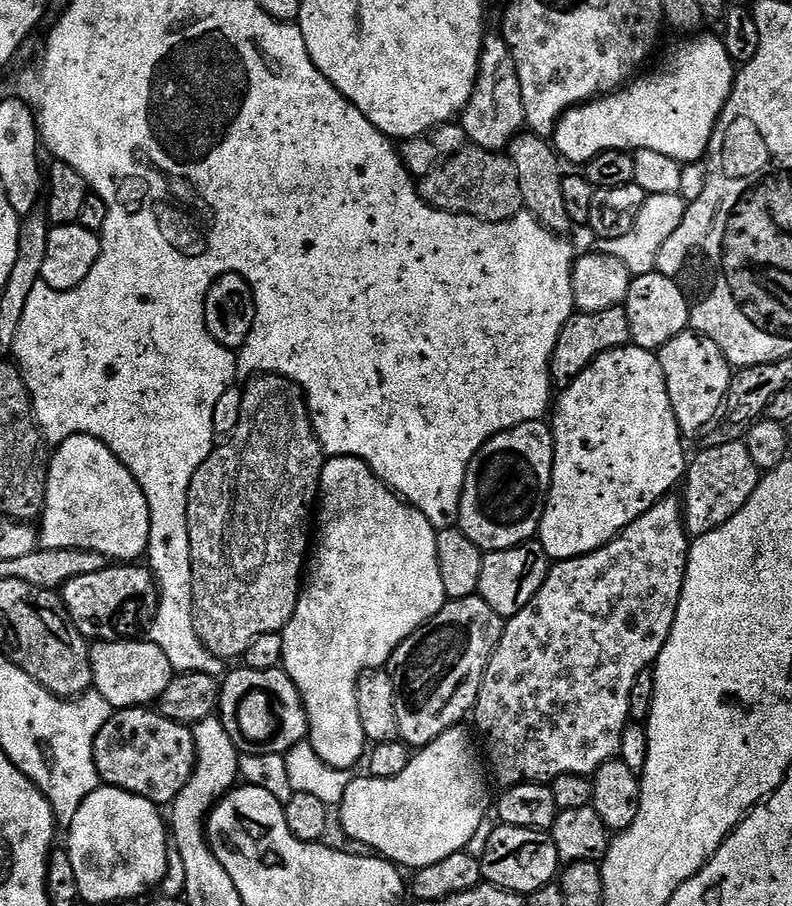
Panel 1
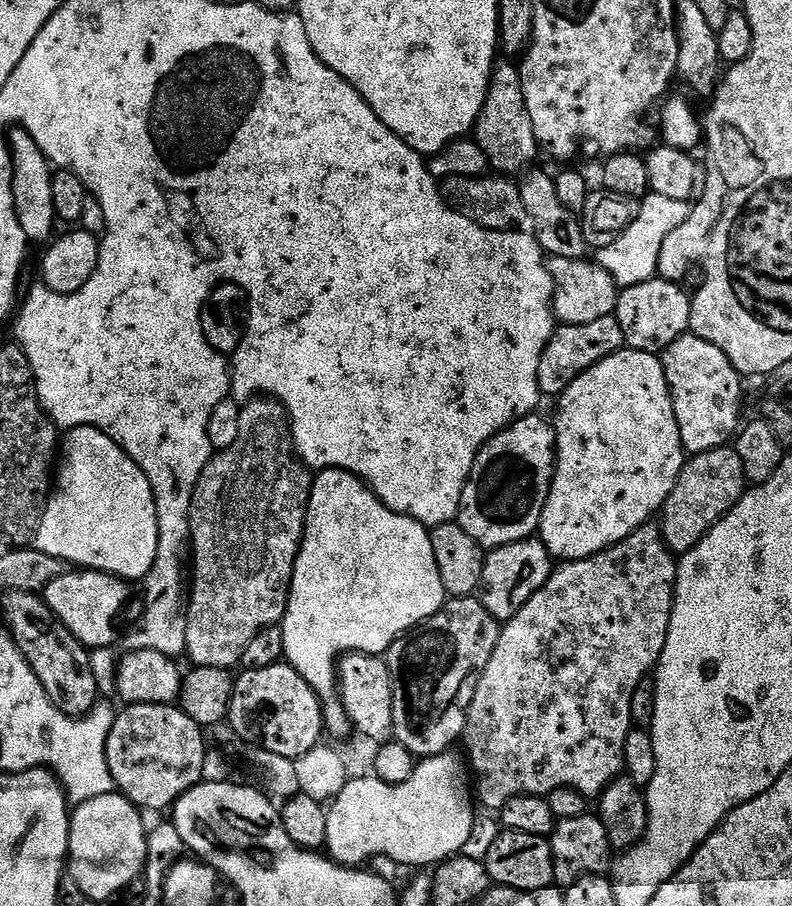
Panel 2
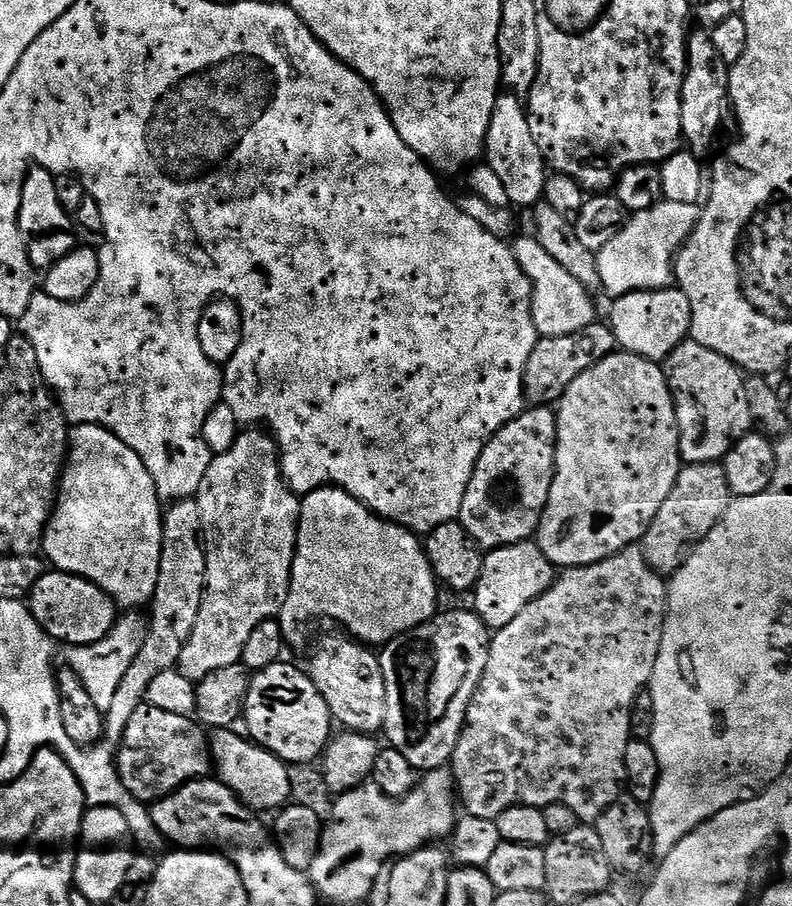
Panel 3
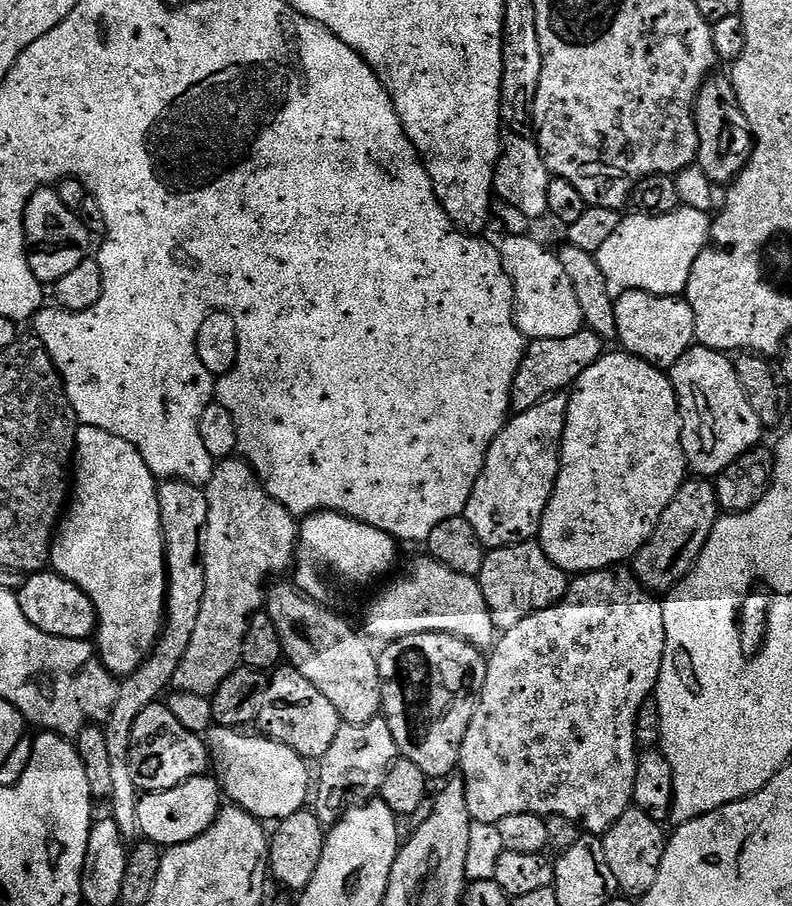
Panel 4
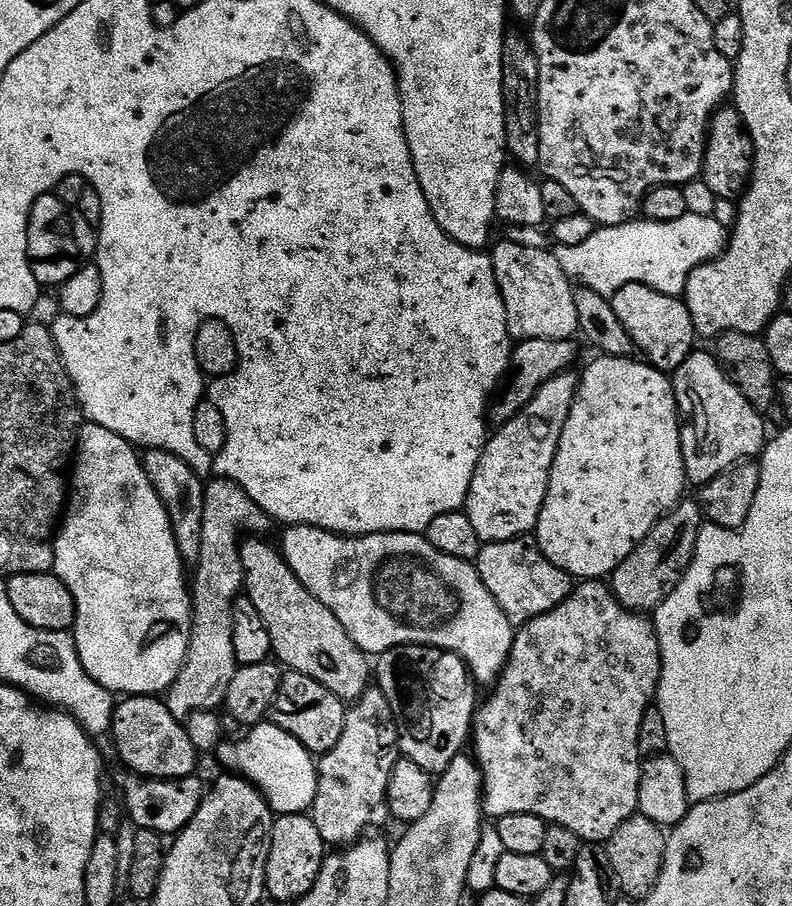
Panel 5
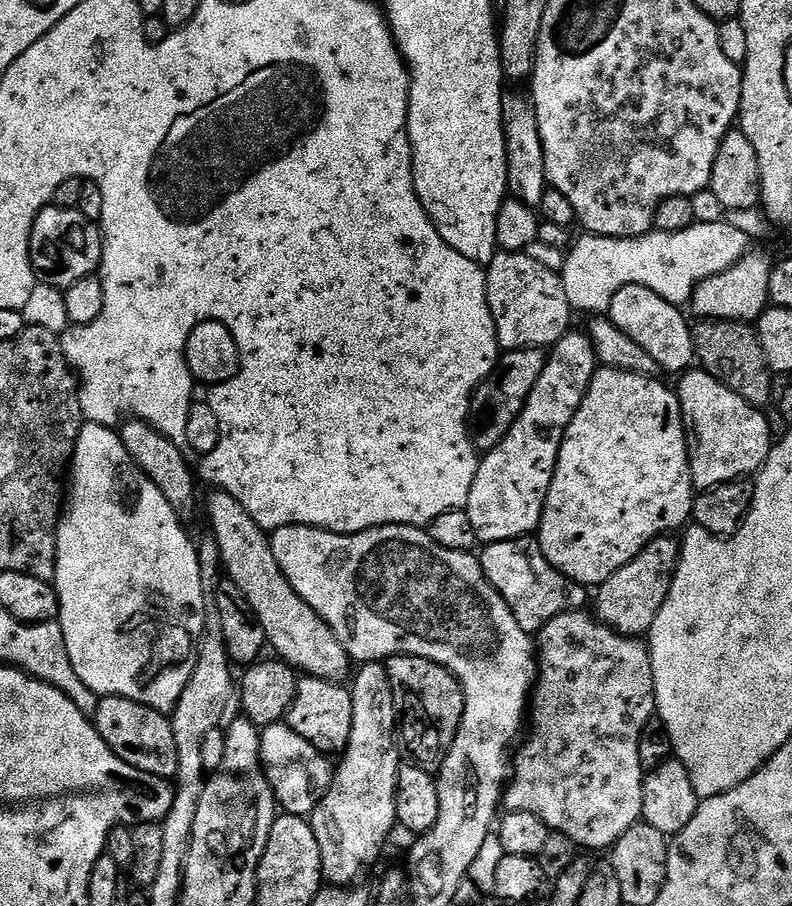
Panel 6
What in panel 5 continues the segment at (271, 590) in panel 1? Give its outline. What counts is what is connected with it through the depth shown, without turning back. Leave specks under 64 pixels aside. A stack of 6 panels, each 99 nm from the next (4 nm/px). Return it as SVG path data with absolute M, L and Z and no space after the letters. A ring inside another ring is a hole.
M223 478L213 479L213 484L209 483L204 489L204 517L202 518L202 550L200 551L200 560L194 566L194 572L196 572L196 581L193 579L190 584L190 591L192 594L192 633L190 634L190 646L188 647L188 653L186 654L186 662L182 666L182 670L178 674L178 678L173 684L168 687L166 693L166 703L170 714L174 714L174 718L181 722L187 721L188 717L193 716L196 712L216 712L221 707L226 698L226 690L230 686L230 682L234 678L236 669L238 667L236 659L234 658L234 630L232 629L232 604L236 600L236 597L241 595L244 587L244 571L242 570L242 562L240 561L240 546L242 543L242 537L245 534L264 534L267 530L268 524L270 525L269 516L260 509L254 501L246 494L246 490L242 490L234 482Z

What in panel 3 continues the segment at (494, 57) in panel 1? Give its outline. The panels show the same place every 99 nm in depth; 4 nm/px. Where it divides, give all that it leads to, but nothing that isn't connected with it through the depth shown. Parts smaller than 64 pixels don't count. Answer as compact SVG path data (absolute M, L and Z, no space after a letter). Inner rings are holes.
M511 94L497 96L494 114L490 114L490 130L484 139L483 159L498 174L512 206L531 209L543 201L544 184L550 172L538 150L538 142L534 142L534 134L530 134L528 109L521 97Z

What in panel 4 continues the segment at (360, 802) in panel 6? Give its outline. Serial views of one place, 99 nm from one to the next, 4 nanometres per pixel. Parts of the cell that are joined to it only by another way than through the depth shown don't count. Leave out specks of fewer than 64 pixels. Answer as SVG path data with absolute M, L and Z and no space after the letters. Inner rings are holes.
M378 715L365 724L341 723L338 734L334 734L330 750L326 750L326 754L318 761L320 793L316 796L314 811L320 823L331 826L340 819L350 802L364 802L375 797L382 786L382 778L386 778L396 759L398 753L394 734L390 734L390 726L383 715Z

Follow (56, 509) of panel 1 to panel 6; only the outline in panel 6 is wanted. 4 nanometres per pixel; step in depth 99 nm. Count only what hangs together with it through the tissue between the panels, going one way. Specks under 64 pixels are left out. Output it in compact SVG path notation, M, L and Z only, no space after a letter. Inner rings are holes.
M85 423L72 455L70 491L56 526L54 587L60 599L58 623L62 638L66 638L70 666L97 696L130 698L165 714L175 710L178 698L182 698L206 631L200 554L184 528L170 502L162 498L162 490L130 458L119 431Z

